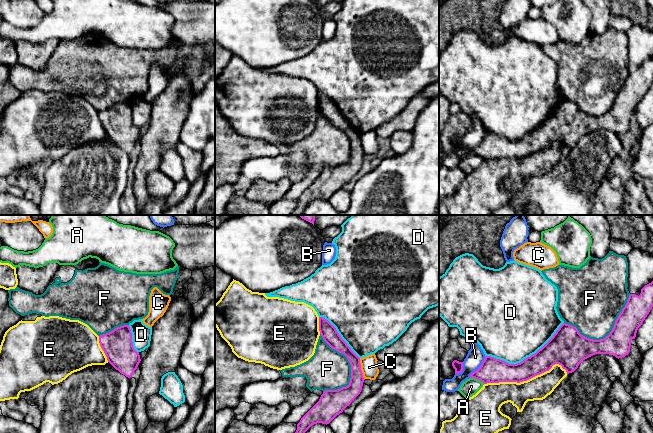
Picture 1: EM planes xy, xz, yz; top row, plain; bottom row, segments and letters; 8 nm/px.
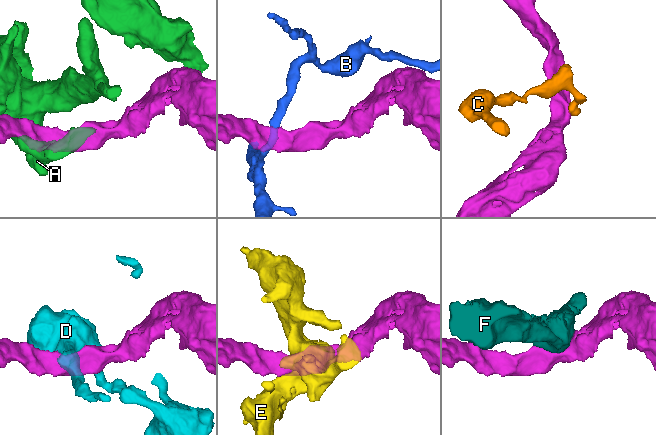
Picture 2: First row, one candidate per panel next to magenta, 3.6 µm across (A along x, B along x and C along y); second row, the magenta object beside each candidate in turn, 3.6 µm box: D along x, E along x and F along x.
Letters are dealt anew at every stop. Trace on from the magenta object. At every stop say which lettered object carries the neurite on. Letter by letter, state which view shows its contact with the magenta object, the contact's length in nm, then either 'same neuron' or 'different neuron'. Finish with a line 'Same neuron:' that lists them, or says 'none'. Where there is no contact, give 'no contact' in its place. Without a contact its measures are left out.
A: yz | 130 nm | different neuron
B: yz | 220 nm | different neuron
C: xz | 180 nm | different neuron
D: yz | 700 nm | different neuron
E: yz | 700 nm | different neuron
F: yz | 600 nm | different neuron
Same neuron: none

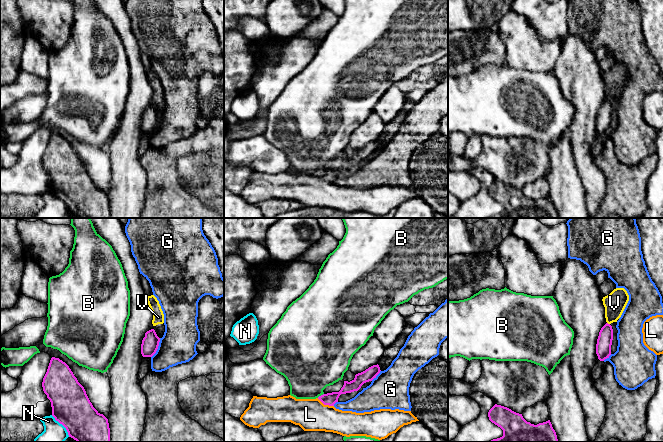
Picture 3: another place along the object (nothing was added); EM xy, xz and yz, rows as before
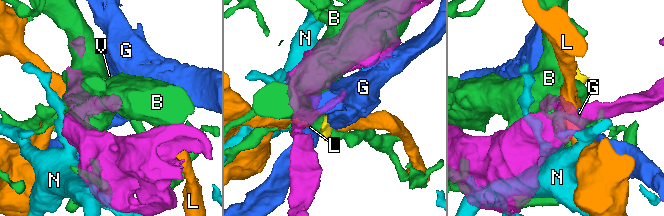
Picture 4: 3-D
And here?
B: xz | 70 nm | different neuron
G: xy | 180 nm | different neuron
L: xz | 150 nm | different neuron
N: xy | 220 nm | different neuron
V: yz | 30 nm | different neuron
Same neuron: none

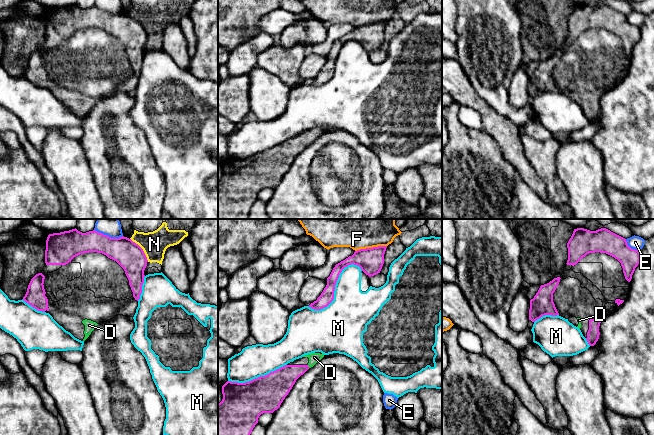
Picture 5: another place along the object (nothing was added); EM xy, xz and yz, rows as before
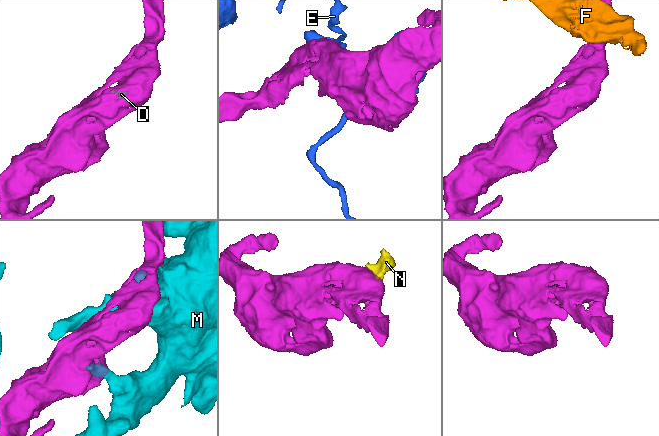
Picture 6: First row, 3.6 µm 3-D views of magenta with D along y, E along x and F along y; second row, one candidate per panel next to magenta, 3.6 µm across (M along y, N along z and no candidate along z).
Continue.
D: xz | 30 nm | same neuron
E: yz | 160 nm | different neuron
F: xz | 260 nm | different neuron
M: xz | 550 nm | different neuron
N: xy | 240 nm | different neuron
Same neuron: D

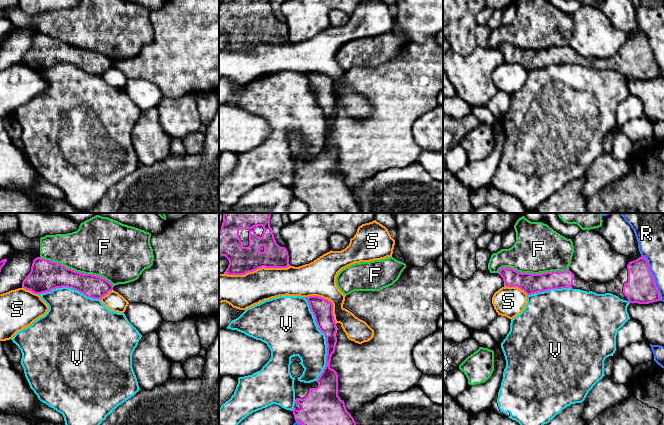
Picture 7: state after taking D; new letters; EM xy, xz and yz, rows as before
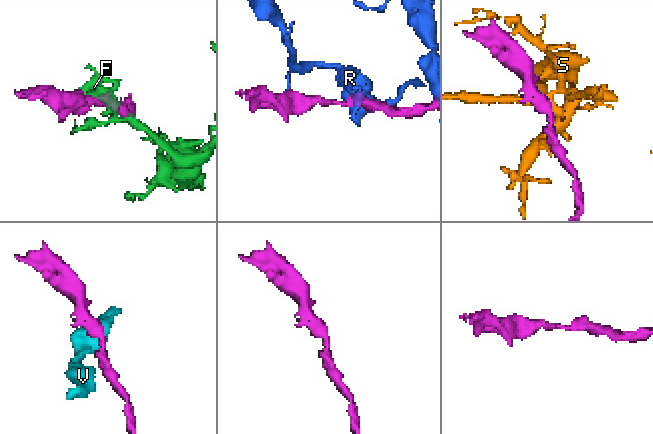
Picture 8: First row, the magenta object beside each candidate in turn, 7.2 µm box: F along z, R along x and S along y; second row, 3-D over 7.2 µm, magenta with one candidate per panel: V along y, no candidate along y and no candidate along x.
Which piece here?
F: xy | 650 nm | different neuron
R: yz | 400 nm | different neuron
S: xz | 550 nm | different neuron
V: xz | 700 nm | different neuron
Same neuron: none

